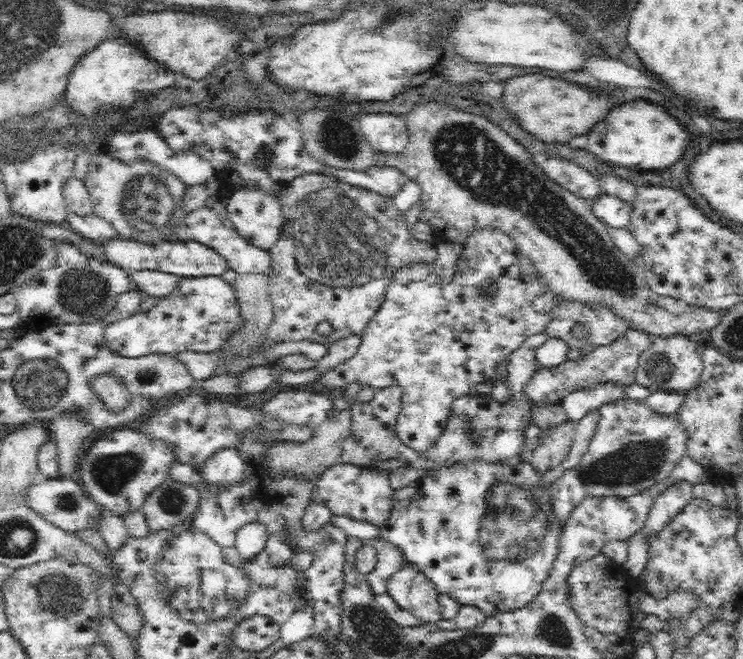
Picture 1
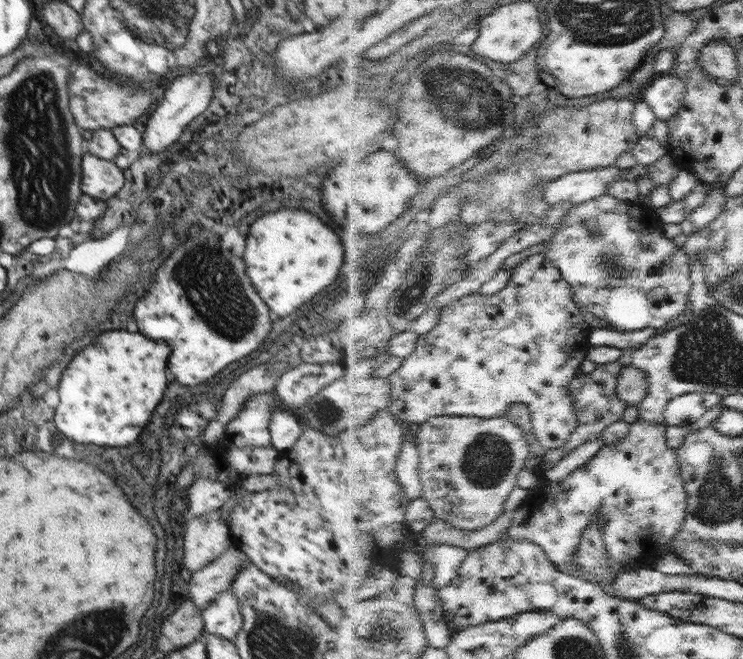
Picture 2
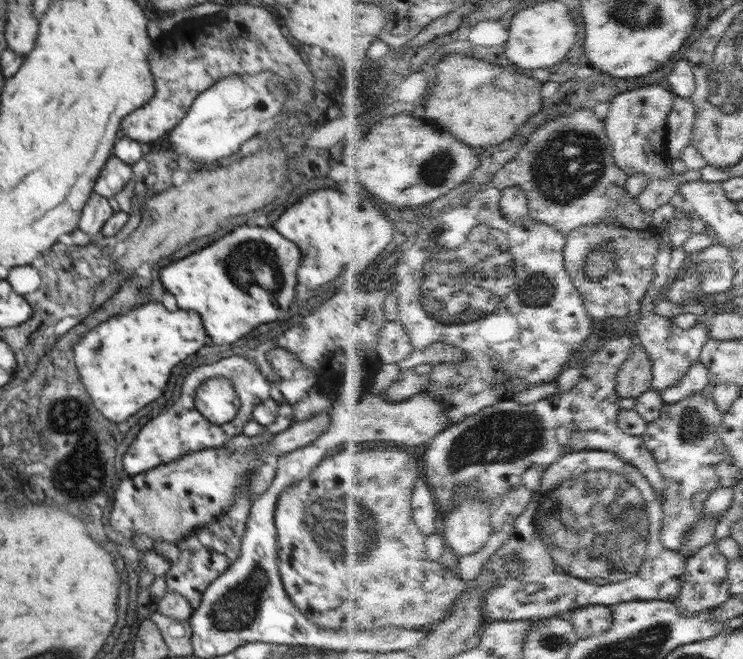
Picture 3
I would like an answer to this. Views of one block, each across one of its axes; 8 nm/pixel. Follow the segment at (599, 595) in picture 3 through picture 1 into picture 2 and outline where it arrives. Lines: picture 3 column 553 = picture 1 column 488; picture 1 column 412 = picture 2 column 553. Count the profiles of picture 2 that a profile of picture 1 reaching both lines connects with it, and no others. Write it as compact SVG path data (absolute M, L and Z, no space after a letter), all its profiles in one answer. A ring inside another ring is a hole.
M638 420L629 433L626 440L605 446L590 462L573 472L565 481L534 490L526 505L514 512L506 539L531 540L546 550L562 572L587 578L589 574L582 570L577 554L586 529L594 521L607 522L607 547L615 570L620 571L623 562L627 562L634 569L646 567L652 565L652 560L658 558L663 551L672 551L675 537L686 524L689 510L689 491L682 474L679 451L669 445L667 422L648 424Z

